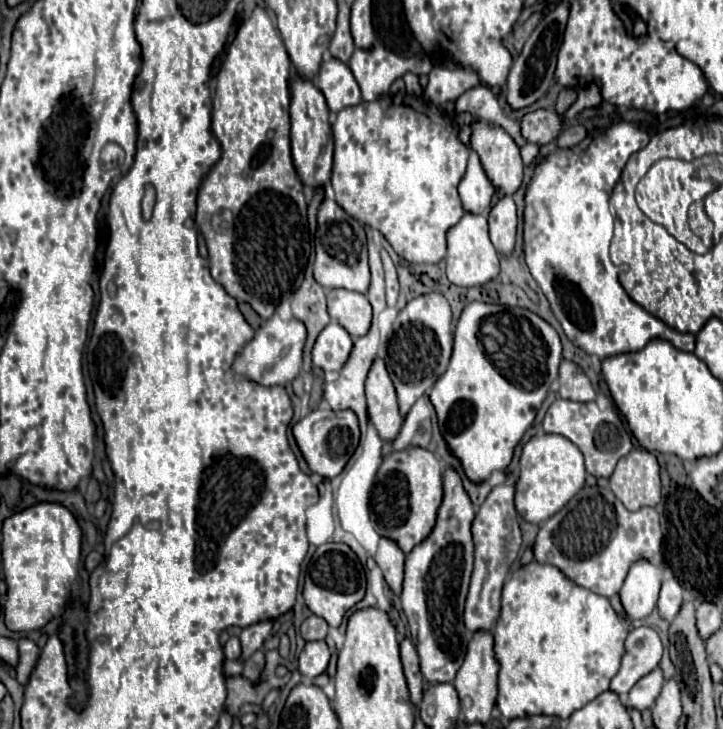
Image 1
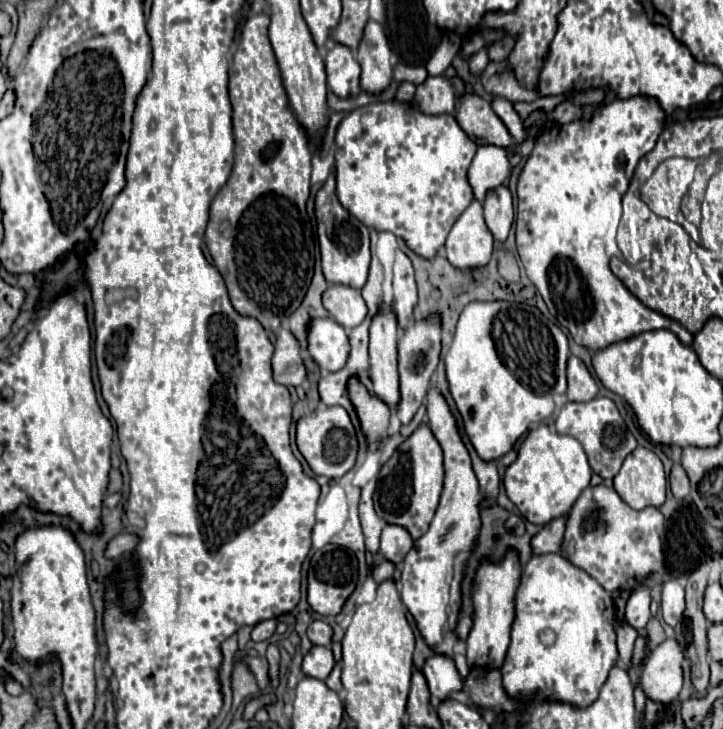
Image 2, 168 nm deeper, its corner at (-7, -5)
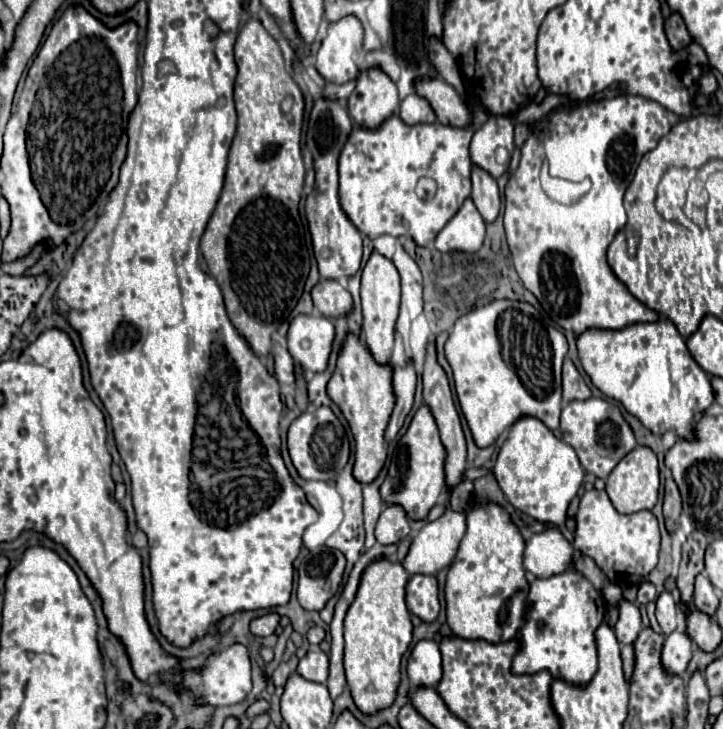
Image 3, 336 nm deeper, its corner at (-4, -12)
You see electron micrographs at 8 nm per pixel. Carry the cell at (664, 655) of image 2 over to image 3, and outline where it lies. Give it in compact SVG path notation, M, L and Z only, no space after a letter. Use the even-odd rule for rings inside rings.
M675 630L669 636L665 636L663 644L663 666L671 674L683 674L689 660L691 660L691 638L687 632Z

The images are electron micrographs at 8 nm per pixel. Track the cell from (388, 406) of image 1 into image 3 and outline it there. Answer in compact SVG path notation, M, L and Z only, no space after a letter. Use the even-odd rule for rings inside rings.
M373 250L361 274L361 304L363 304L361 334L379 364L387 364L391 358L393 332L395 332L395 322L399 314L399 294L401 294L401 286L399 286L399 272L395 264L383 254L379 254L377 250Z

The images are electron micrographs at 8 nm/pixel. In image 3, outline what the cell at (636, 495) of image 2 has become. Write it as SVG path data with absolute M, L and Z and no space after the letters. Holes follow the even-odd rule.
M649 446L633 448L633 452L629 452L607 476L607 494L621 514L651 510L659 496L659 468L655 452Z

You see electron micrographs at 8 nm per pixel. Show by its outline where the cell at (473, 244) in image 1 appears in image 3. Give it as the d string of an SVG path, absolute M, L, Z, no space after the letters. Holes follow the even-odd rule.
M471 198L463 202L459 212L441 228L441 232L435 238L435 248L439 252L477 252L485 238L485 220L477 212Z

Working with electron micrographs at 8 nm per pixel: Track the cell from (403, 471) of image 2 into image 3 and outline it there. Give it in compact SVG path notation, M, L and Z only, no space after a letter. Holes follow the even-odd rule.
M423 404L415 412L407 432L399 438L399 442L405 448L395 448L395 454L389 466L389 476L381 486L381 498L387 506L401 504L409 514L409 520L421 520L421 518L427 518L429 510L437 504L445 488L445 456L447 456L445 446L441 444L437 422L427 404Z

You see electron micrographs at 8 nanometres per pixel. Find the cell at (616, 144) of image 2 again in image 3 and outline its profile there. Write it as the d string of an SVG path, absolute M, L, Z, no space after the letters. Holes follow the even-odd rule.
M625 94L605 100L591 100L585 106L575 108L555 108L551 114L535 122L529 138L521 148L521 160L517 170L511 174L505 186L505 212L503 224L507 232L507 244L513 254L515 270L529 292L541 302L551 320L563 330L573 330L581 334L585 328L609 328L619 330L635 322L655 322L659 316L645 304L641 304L627 286L613 274L607 264L607 248L613 242L615 234L625 228L627 214L623 208L623 194L633 174L637 170L637 162L645 156L645 152L653 150L657 142L679 122L679 116L657 104L655 100ZM543 158L549 158L551 176L567 178L567 180L583 180L591 178L593 188L587 196L583 196L575 204L559 204L553 202L539 184L539 168Z

